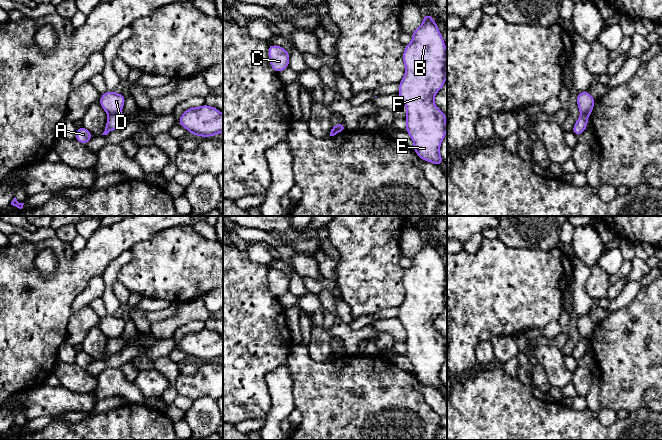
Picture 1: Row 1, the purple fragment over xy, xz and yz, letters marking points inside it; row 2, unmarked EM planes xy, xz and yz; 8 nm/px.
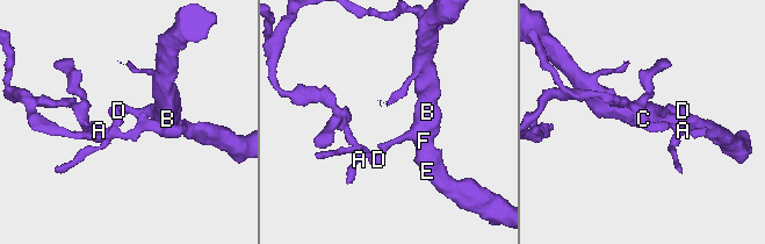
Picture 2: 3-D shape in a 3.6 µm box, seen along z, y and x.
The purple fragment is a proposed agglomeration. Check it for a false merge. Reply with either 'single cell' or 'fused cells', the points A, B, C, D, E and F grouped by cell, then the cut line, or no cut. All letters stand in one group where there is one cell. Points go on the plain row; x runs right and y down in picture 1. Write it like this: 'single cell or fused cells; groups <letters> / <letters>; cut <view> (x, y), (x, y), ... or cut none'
fused cells; groups A C / B D E F; cut xy (120, 336), (108, 339)

